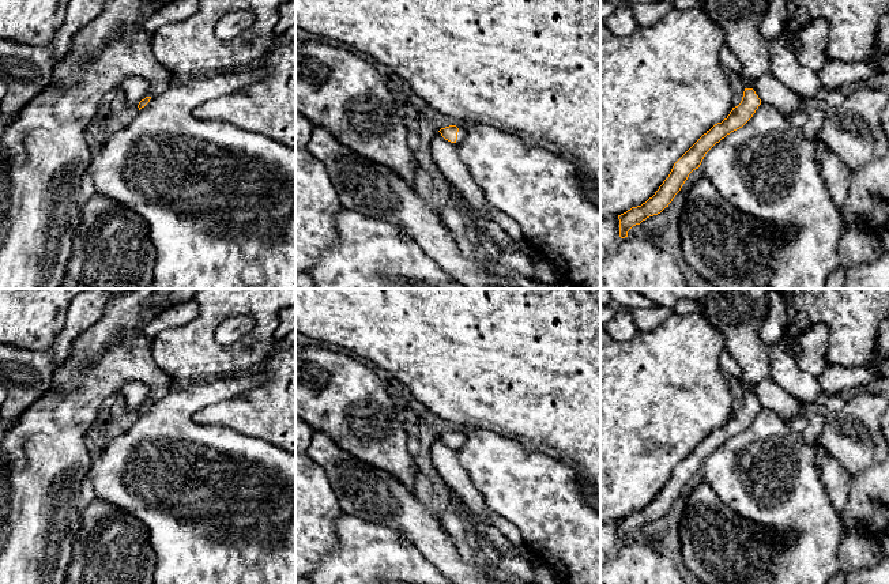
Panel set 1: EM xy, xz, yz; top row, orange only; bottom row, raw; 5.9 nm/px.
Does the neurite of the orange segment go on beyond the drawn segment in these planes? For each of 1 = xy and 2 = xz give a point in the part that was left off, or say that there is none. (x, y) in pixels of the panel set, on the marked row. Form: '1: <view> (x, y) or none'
1: none
2: none

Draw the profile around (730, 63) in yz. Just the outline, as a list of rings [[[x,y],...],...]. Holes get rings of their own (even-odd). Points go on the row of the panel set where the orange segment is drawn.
[[[727,45],[722,46],[719,60],[722,67],[727,72],[737,74],[743,87],[747,88],[747,79],[743,76],[741,63]]]

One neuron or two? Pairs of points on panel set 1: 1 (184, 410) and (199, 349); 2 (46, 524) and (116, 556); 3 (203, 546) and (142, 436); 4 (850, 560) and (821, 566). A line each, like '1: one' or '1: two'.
1: two
2: two
3: one
4: two

